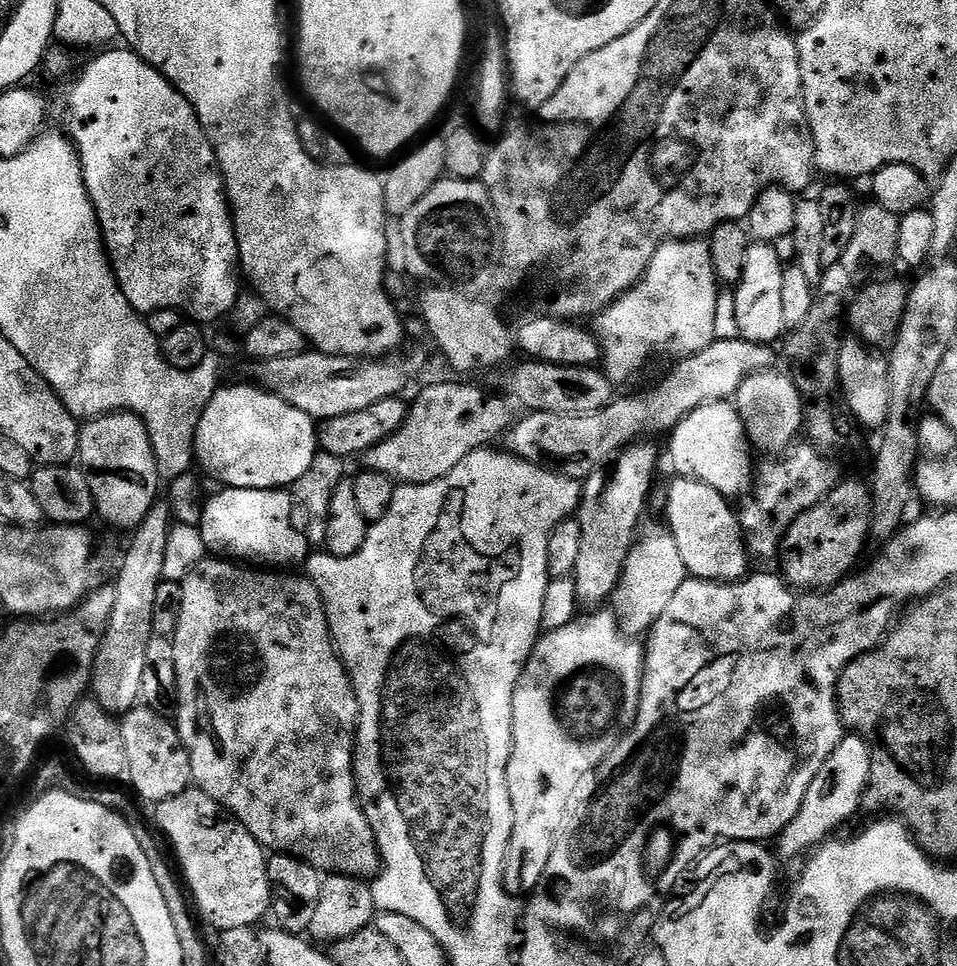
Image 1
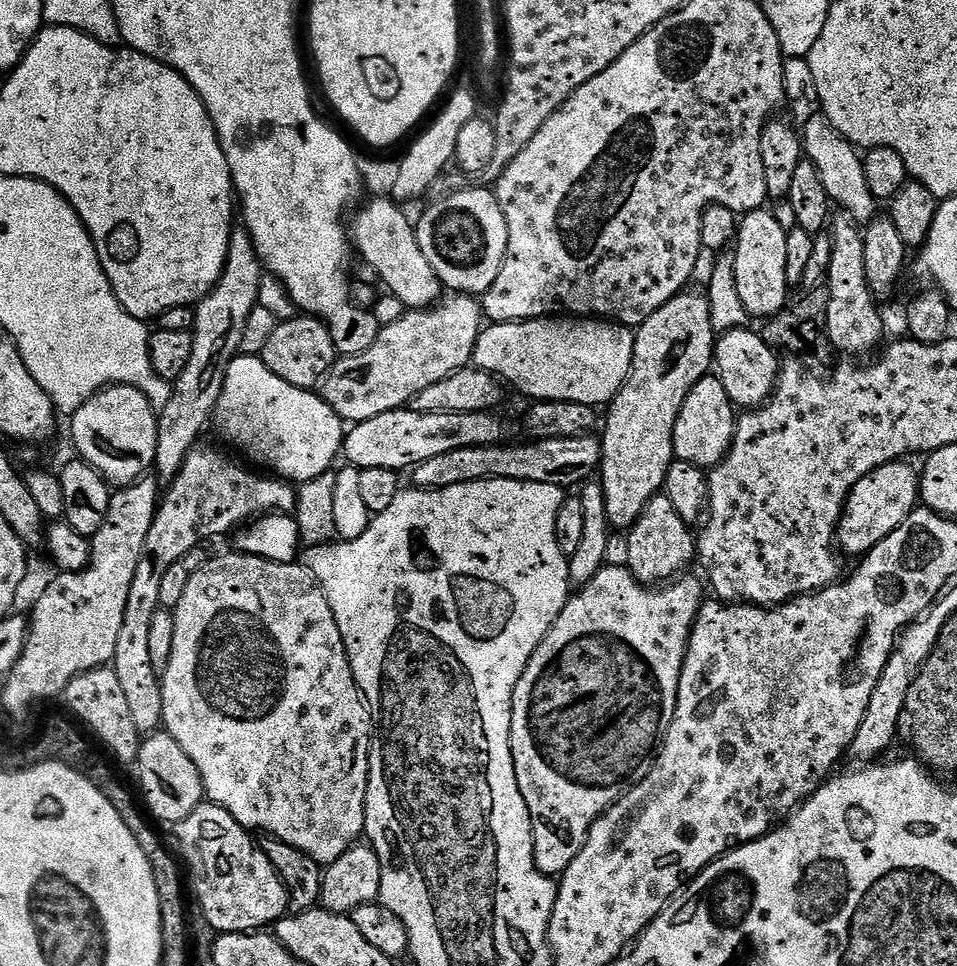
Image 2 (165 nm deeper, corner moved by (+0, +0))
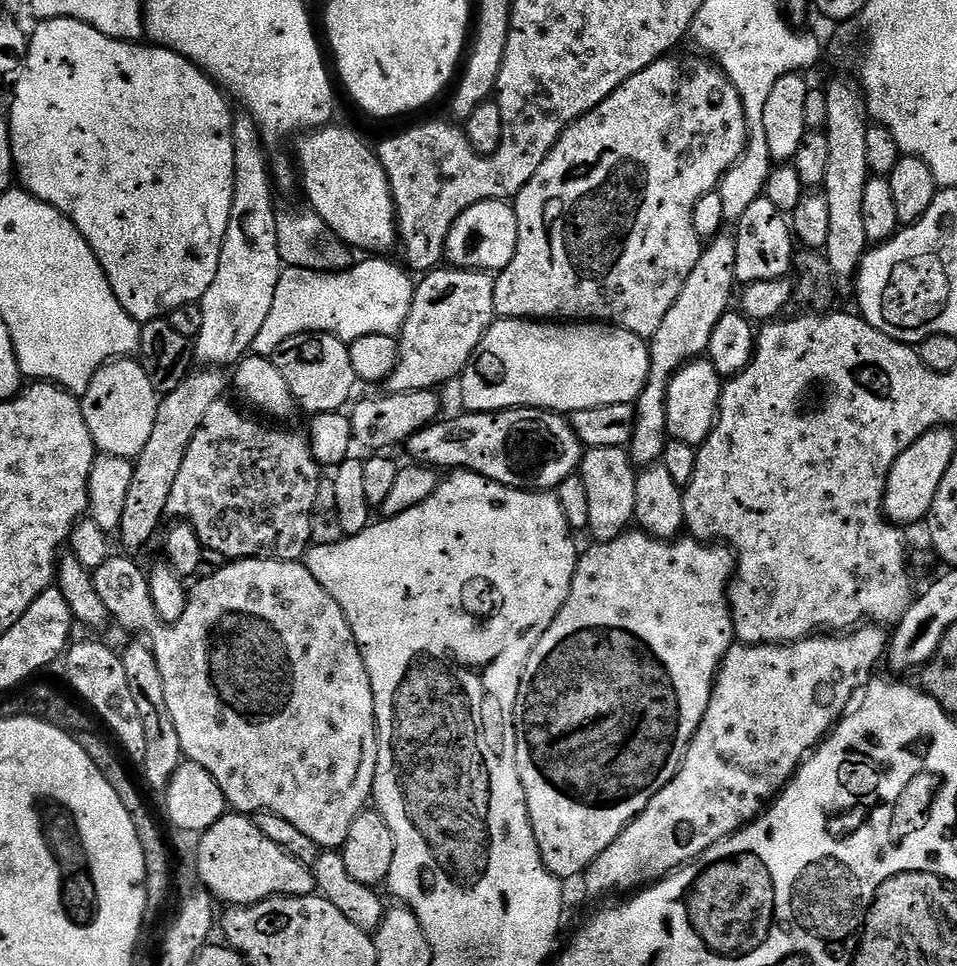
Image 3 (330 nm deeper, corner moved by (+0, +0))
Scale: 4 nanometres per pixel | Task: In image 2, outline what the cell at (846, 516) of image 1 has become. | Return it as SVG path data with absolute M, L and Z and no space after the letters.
M893 462L878 466L854 490L850 490L840 527L836 529L838 548L845 557L863 558L882 538L894 534L910 513L916 511L920 500L920 478L917 469L912 469L908 462Z

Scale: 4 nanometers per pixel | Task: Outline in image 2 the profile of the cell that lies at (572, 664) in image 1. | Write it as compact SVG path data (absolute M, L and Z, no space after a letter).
M605 566L589 584L583 585L580 592L571 597L568 605L558 614L556 624L546 634L546 638L538 646L536 653L530 658L522 678L512 695L512 757L516 767L518 786L522 790L522 798L526 798L526 806L532 819L532 837L534 838L534 862L536 869L543 876L560 878L574 858L584 851L590 840L590 833L597 818L603 814L617 799L629 789L635 787L640 780L646 778L649 769L645 767L653 759L662 736L662 726L674 722L674 710L678 706L678 686L684 665L684 657L688 655L688 637L692 635L692 627L696 625L696 616L700 613L700 605L706 599L706 588L701 577L681 575L671 581L670 586L649 586L641 584L626 566L611 568Z

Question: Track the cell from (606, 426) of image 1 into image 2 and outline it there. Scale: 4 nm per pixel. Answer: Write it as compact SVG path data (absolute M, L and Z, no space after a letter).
M592 434L574 438L532 440L527 442L528 444L508 443L466 446L458 450L449 450L447 454L438 454L435 458L426 458L426 462L411 469L411 483L417 488L445 488L479 480L525 480L561 486L580 486L591 477L588 475L591 472L593 475L600 466L601 441Z

